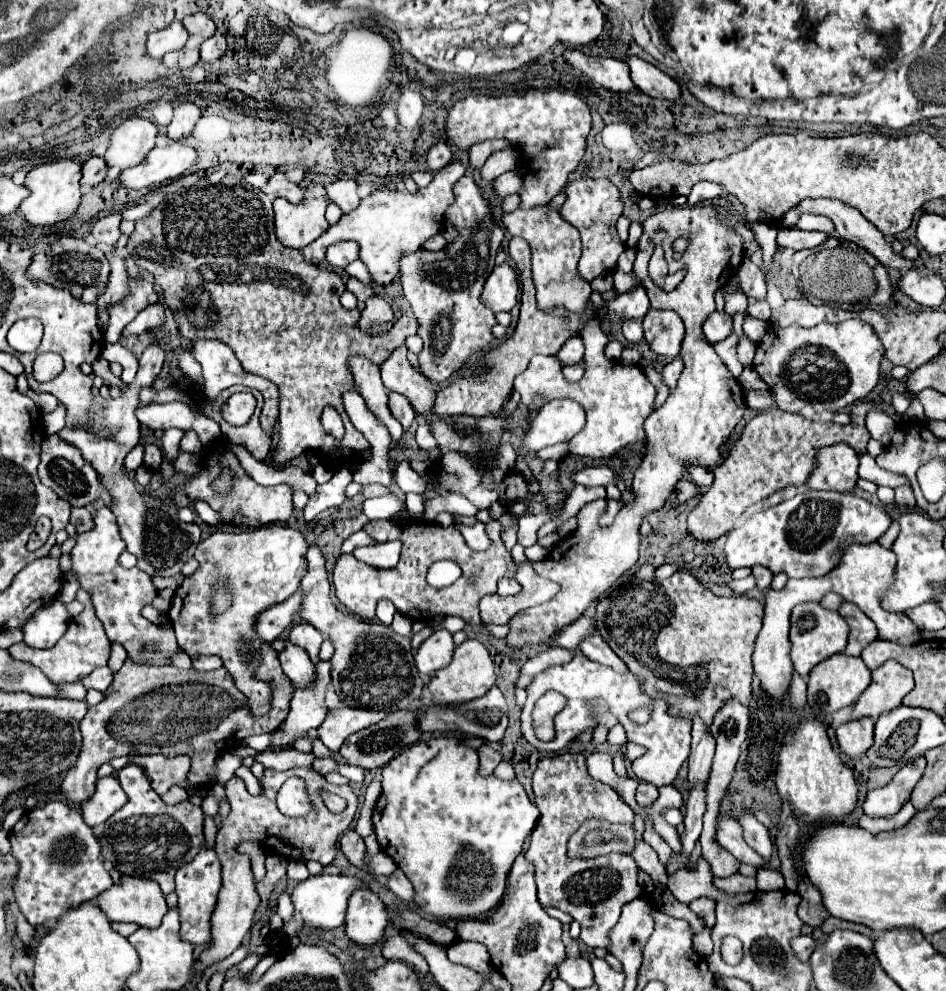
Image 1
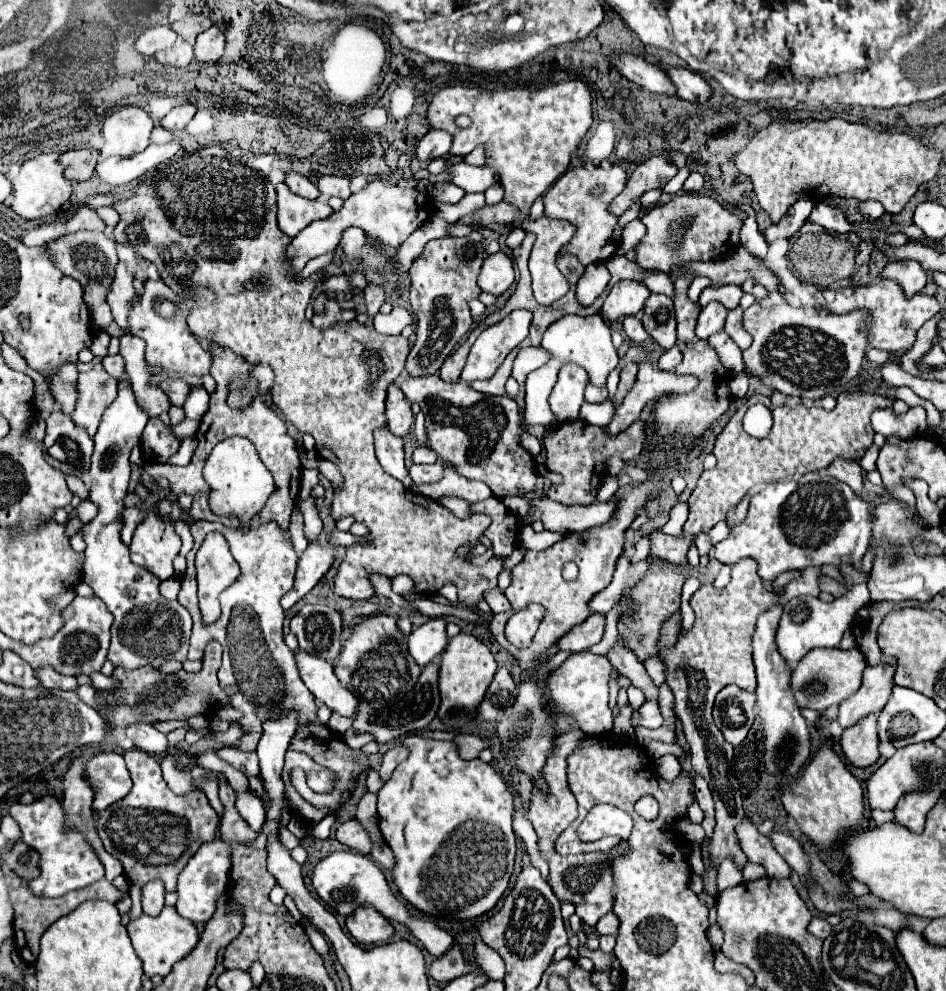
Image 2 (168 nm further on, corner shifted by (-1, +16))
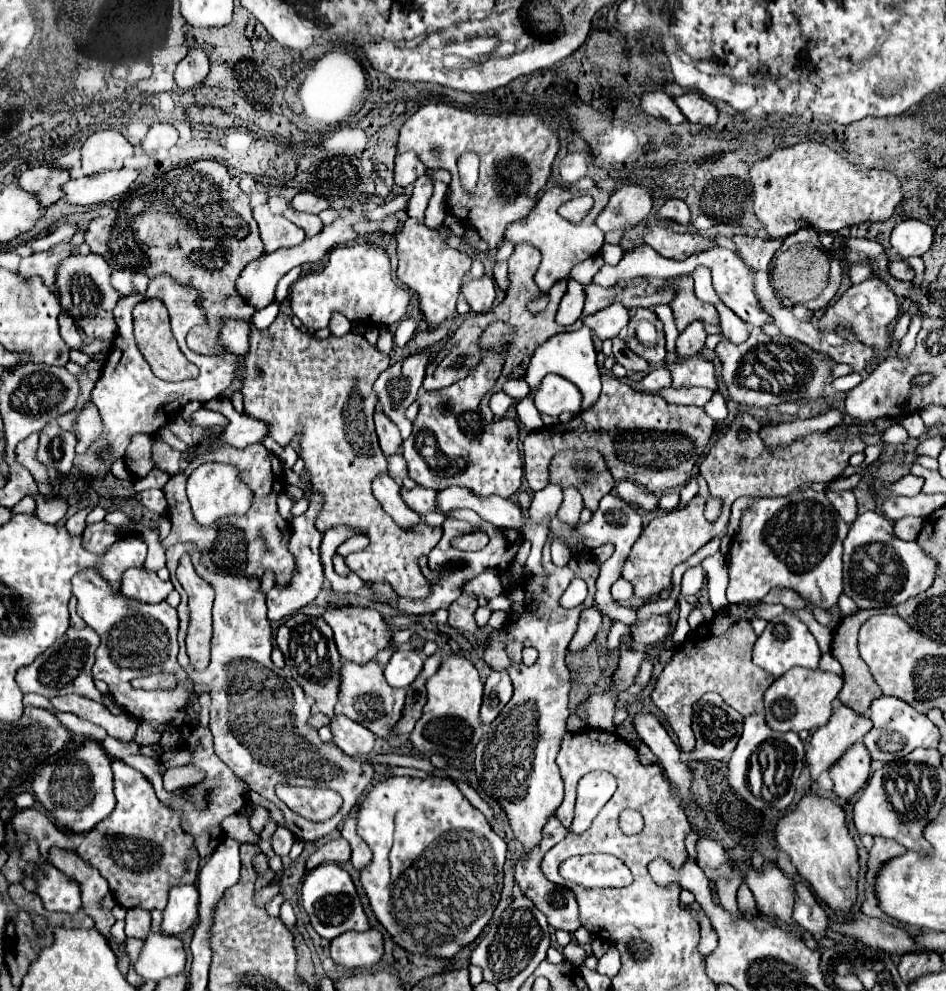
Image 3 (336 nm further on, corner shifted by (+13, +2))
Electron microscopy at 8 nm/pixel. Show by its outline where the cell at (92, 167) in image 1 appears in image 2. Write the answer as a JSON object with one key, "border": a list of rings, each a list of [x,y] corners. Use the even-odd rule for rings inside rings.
{"border":[[[95,148],[71,150],[63,156],[69,158],[69,164],[67,164],[67,178],[69,180],[81,182],[81,180],[89,180],[95,174],[97,158],[99,158],[99,152]]]}

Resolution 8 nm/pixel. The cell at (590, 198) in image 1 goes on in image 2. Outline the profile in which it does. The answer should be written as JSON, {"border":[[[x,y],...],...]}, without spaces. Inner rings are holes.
{"border":[[[581,164],[575,168],[569,168],[543,196],[545,202],[545,214],[549,218],[563,218],[577,226],[575,238],[563,246],[561,252],[569,252],[579,258],[583,266],[609,260],[615,254],[615,246],[621,242],[621,232],[615,232],[617,216],[609,212],[611,200],[623,192],[627,184],[627,174],[621,166],[595,166],[595,164]],[[593,188],[603,188],[601,194],[593,194]]]}

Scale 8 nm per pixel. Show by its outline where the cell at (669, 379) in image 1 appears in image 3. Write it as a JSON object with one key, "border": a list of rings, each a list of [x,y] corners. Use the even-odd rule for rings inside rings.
{"border":[[[655,368],[655,370],[651,370],[651,372],[641,380],[641,384],[643,384],[643,390],[645,390],[645,392],[657,394],[659,390],[671,386],[671,374],[669,374],[667,368]]]}

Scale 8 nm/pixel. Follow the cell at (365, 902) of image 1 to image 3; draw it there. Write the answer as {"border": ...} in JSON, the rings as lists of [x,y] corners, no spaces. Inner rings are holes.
{"border":[[[379,930],[349,932],[331,940],[331,958],[343,968],[369,970],[381,962],[383,936]]]}

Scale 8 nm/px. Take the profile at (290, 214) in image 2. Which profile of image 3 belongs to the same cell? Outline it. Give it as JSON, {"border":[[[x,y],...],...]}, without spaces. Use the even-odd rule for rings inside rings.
{"border":[[[267,204],[253,208],[253,218],[257,220],[265,252],[275,252],[277,248],[291,248],[305,240],[305,232],[299,226],[283,216],[271,214]]]}

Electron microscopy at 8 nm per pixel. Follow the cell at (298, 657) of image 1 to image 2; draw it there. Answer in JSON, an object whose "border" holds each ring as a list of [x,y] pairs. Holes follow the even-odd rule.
{"border":[[[297,648],[293,654],[301,680],[317,700],[343,716],[351,716],[357,710],[357,698],[337,680],[337,676],[333,674],[333,664],[301,648]]]}

